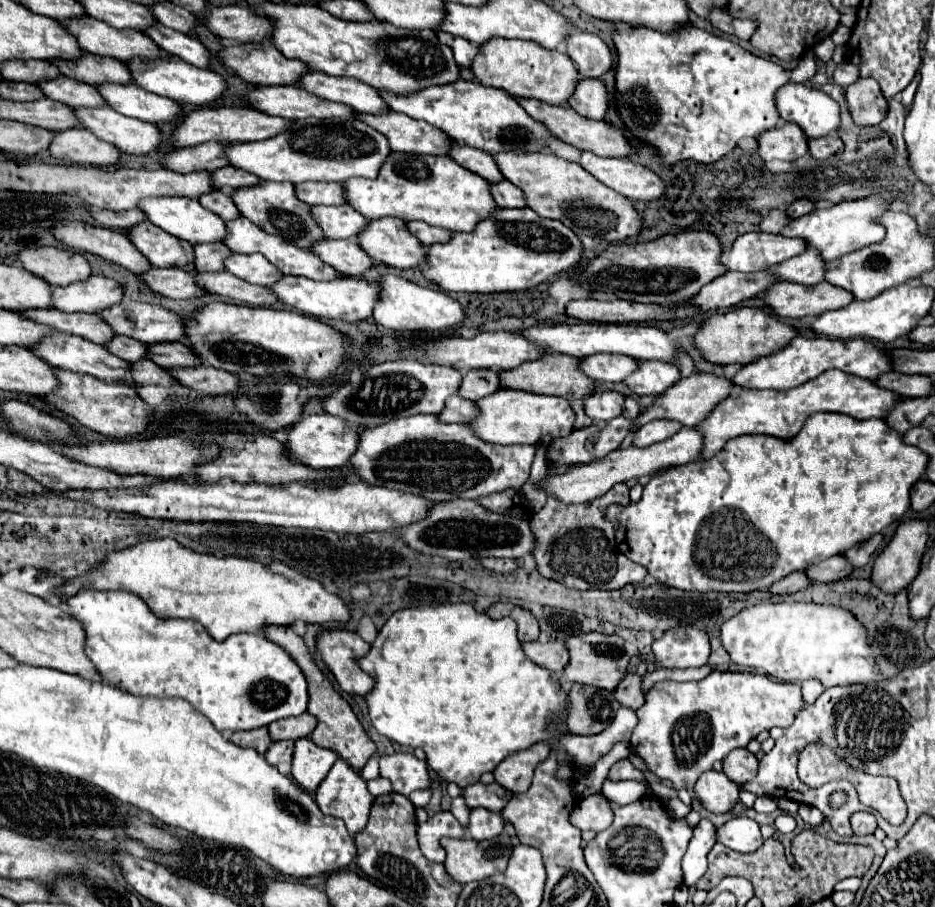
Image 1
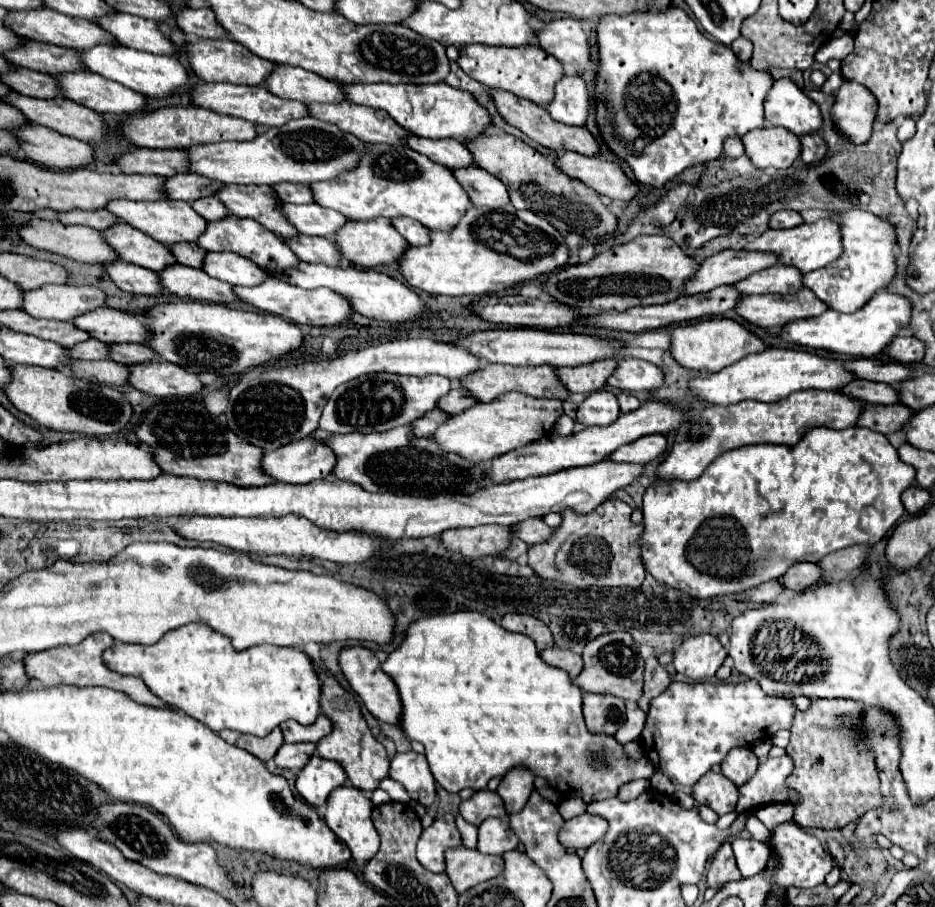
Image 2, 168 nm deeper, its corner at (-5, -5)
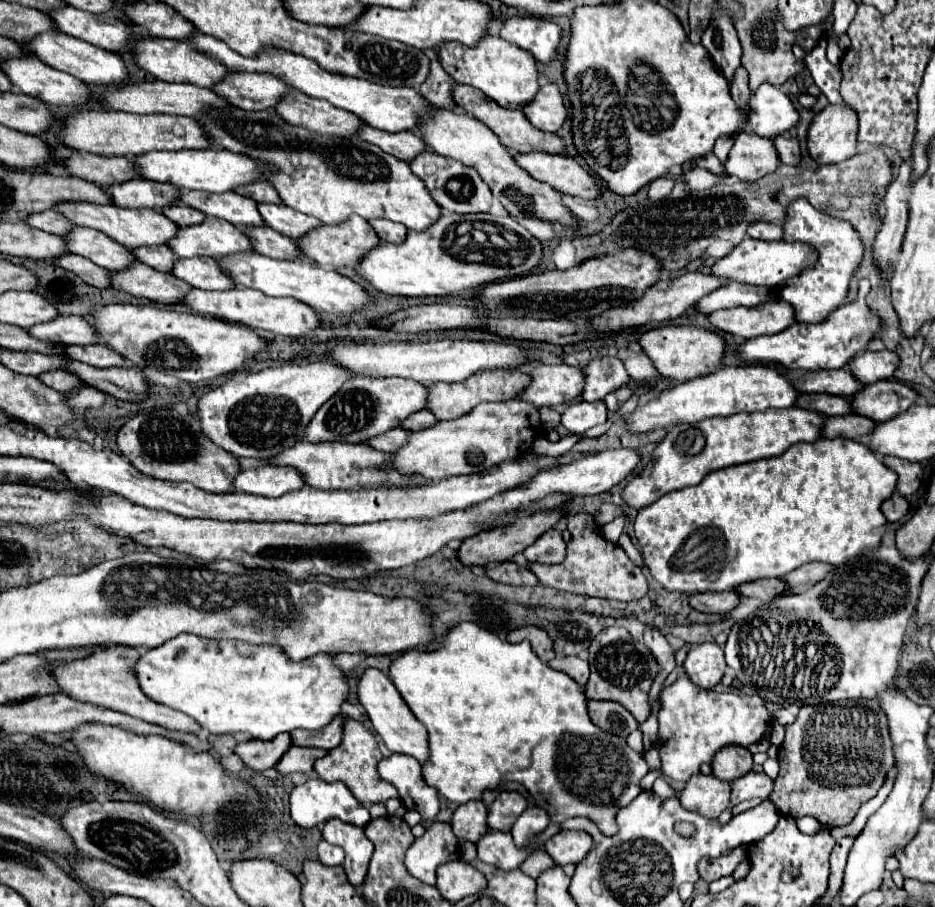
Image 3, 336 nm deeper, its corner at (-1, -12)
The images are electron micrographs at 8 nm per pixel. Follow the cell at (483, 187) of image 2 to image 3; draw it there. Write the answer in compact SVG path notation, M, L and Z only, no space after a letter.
M430 150L416 156L412 162L408 162L410 170L424 182L426 190L432 194L434 202L440 204L442 210L468 214L468 212L488 212L492 204L492 192L486 186L486 182L476 174L476 170L464 166L462 162L456 162L452 158L438 156Z

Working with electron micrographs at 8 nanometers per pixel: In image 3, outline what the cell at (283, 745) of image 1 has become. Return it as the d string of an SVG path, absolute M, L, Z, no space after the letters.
M292 746L282 760L276 764L276 770L280 774L292 774L292 772L312 772L314 770L314 762L318 758L324 758L328 752L320 750L320 748L302 748L302 746Z

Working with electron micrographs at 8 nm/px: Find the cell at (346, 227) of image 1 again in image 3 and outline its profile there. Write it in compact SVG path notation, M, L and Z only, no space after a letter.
M258 204L258 212L266 226L274 228L280 234L286 234L288 238L300 238L320 226L316 218L304 216L284 204Z

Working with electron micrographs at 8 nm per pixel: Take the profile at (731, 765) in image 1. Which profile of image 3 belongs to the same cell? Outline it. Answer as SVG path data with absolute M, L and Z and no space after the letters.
M726 746L726 750L716 752L716 758L712 758L710 766L716 778L732 782L752 770L752 754L742 746Z

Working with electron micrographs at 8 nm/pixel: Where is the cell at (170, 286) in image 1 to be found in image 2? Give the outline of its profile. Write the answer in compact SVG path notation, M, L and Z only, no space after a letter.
M114 261L114 263L106 265L106 271L122 291L140 293L140 295L164 293L160 275L154 271L148 271L144 267L136 267L132 263L124 263L124 261Z

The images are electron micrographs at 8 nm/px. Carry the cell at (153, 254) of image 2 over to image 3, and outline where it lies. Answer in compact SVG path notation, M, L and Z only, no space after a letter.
M74 228L64 234L66 252L84 256L94 264L106 270L124 270L134 262L134 256L122 244L116 244L112 238L106 238L98 230L92 228Z

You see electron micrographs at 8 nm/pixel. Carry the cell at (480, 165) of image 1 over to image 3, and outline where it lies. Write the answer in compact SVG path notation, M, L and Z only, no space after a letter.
M364 126L364 130L360 130L358 134L362 140L382 148L386 154L392 154L404 162L410 162L416 154L424 152L426 146L422 142L420 136L416 136L414 132L384 132L384 130L376 130L370 126Z

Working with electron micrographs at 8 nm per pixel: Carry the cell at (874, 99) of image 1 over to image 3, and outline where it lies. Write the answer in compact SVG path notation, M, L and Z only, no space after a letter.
M828 104L808 128L808 152L818 164L836 164L856 154L858 116L850 108Z

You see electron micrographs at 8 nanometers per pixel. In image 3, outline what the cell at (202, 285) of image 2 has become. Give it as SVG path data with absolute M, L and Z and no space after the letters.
M134 262L126 270L110 272L110 282L116 290L162 304L176 304L180 298L184 298L188 290L192 290L186 282L178 280L176 276L152 270L140 262Z

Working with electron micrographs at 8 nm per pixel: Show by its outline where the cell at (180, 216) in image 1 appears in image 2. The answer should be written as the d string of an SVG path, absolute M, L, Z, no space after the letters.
M118 199L108 203L106 207L108 211L112 211L116 217L124 219L124 223L144 231L146 235L154 237L156 241L164 243L164 245L172 245L172 243L196 243L196 239L200 235L204 235L204 227L208 225L208 221L200 215L196 215L196 211L192 211L190 203L184 201L152 201L152 203L136 203L136 201L128 201L128 199Z

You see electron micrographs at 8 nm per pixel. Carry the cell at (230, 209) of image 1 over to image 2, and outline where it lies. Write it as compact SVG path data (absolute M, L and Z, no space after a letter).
M216 195L212 197L204 197L204 199L196 199L192 203L194 211L198 215L202 215L206 221L216 221L216 219L224 219L224 215L228 215L228 209L220 203L220 199L216 199Z

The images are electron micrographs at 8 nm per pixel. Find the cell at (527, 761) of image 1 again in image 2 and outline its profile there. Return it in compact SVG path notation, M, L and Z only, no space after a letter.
M514 767L502 777L498 785L498 795L504 799L508 813L516 813L524 807L530 793L534 791L534 777L536 775L532 775L528 767Z

